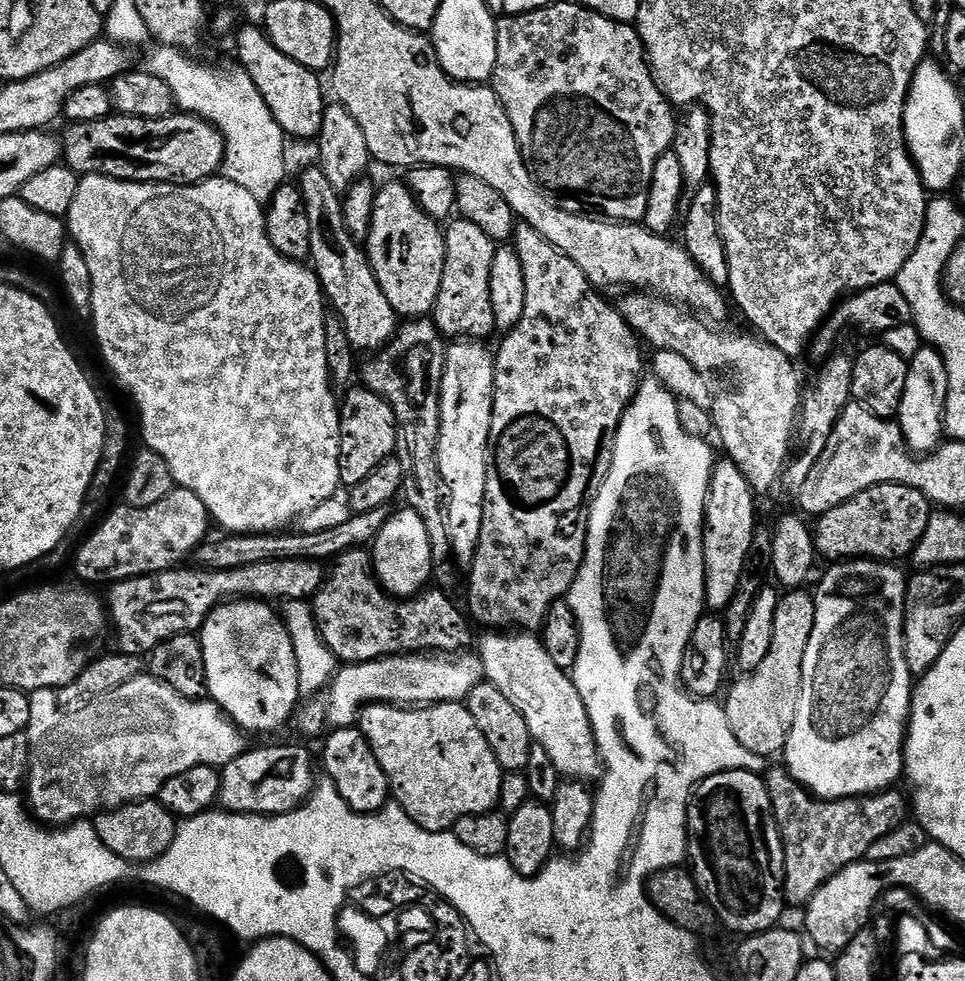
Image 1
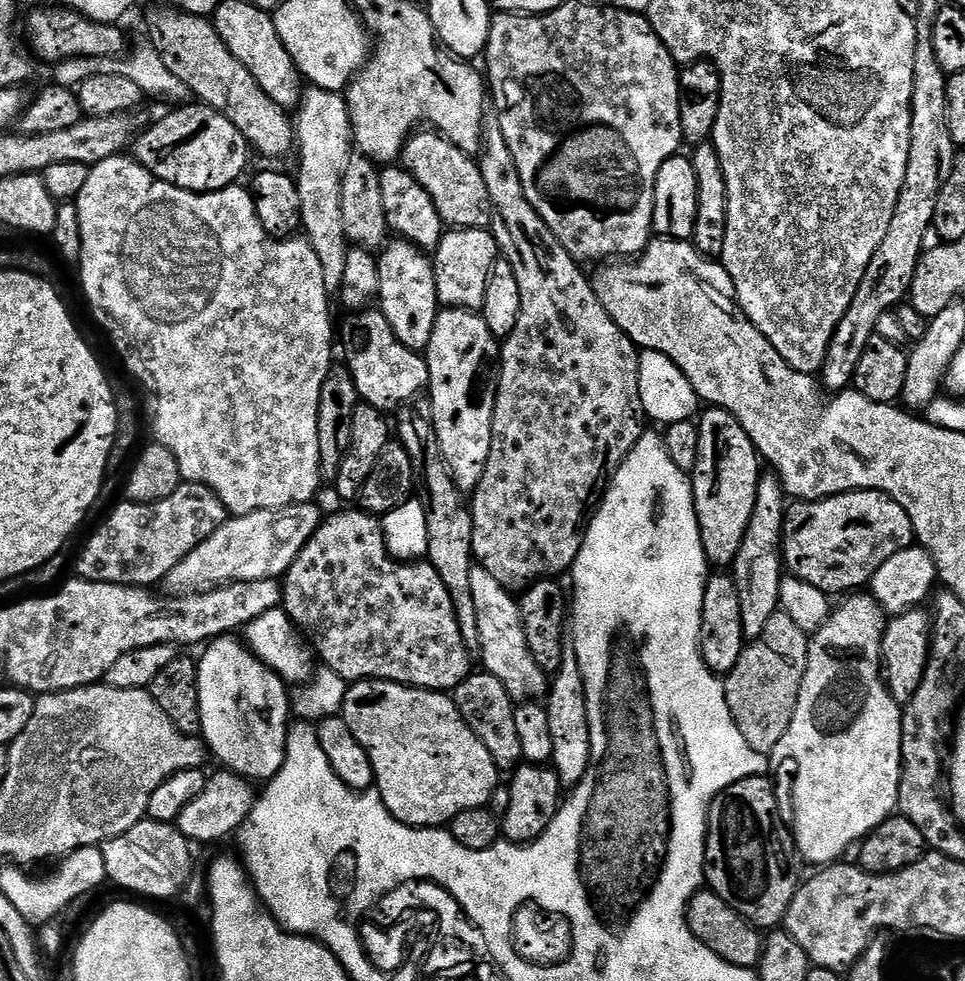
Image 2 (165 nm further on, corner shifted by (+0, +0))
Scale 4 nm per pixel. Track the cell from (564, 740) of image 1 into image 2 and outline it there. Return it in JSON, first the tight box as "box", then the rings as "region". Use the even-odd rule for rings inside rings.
{"box":[470,565,549,702],"region":[[[473,565],[470,574],[470,592],[477,613],[477,625],[483,669],[506,687],[514,702],[539,701],[549,690],[547,673],[542,671],[526,646],[525,630],[521,622],[517,599],[480,565]]]}

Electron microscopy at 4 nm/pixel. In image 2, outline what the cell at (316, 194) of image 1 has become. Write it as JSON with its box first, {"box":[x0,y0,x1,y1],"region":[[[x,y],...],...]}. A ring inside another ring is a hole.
{"box":[338,311,428,414],"region":[[[353,311],[348,318],[338,336],[344,339],[344,356],[348,359],[345,360],[346,367],[354,378],[361,401],[385,414],[395,413],[401,406],[415,401],[423,393],[420,391],[428,388],[427,359],[398,342],[383,312]]]}

